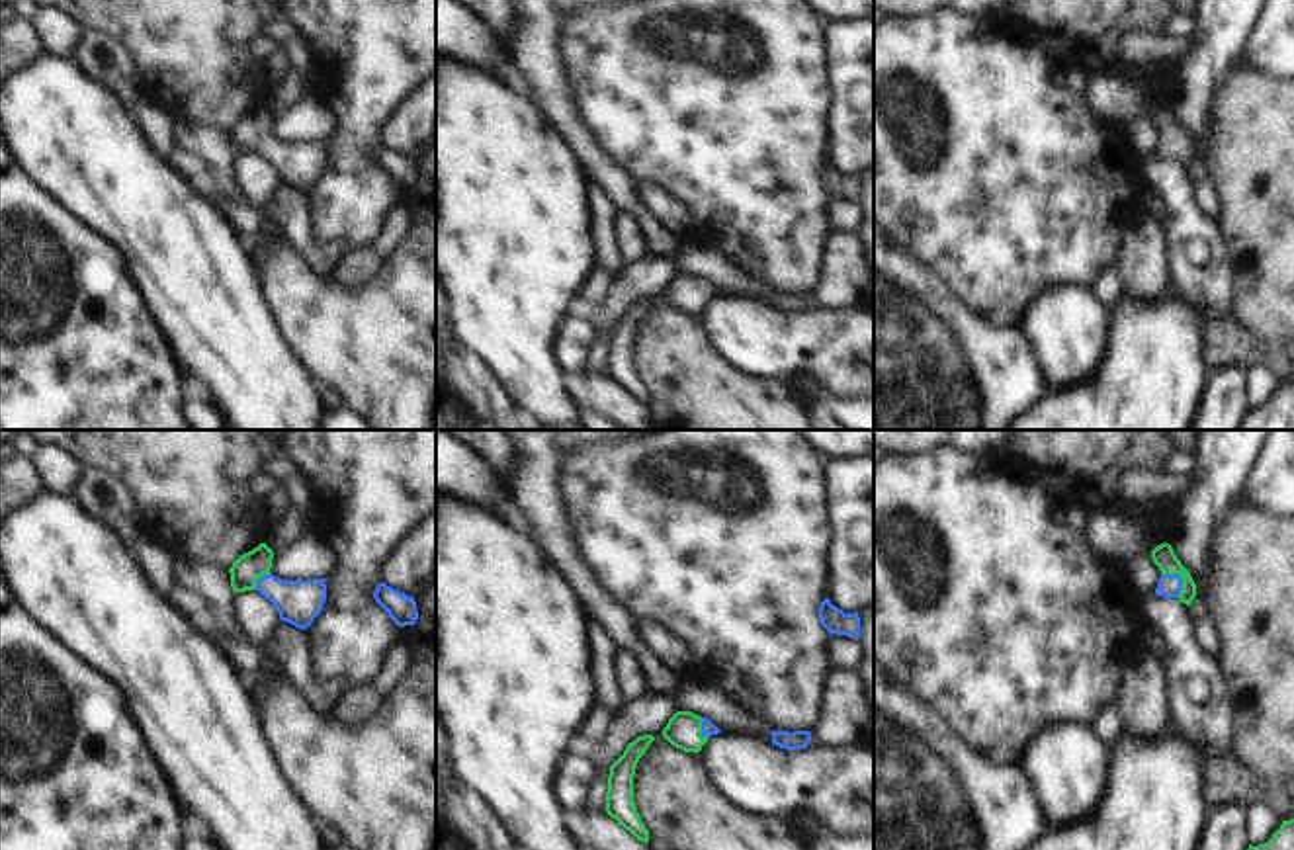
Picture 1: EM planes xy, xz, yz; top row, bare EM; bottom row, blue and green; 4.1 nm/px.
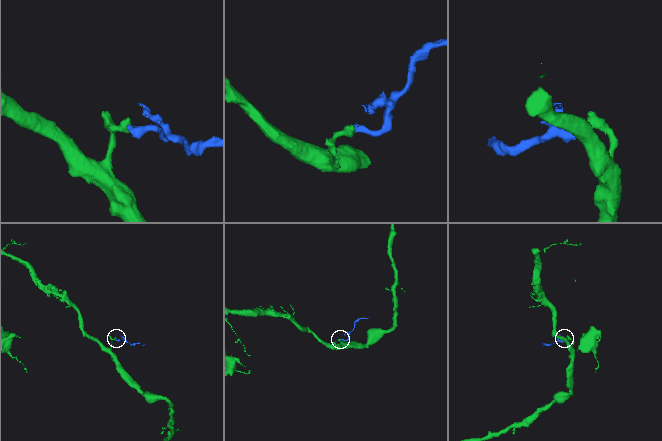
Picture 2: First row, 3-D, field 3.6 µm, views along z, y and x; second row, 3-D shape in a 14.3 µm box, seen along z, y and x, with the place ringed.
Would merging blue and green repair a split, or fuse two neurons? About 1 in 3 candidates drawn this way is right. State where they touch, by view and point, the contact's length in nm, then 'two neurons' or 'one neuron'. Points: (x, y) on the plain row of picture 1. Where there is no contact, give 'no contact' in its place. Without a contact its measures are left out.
meets blue in yz at (1181, 139); contact 130 nm long; one neuron

